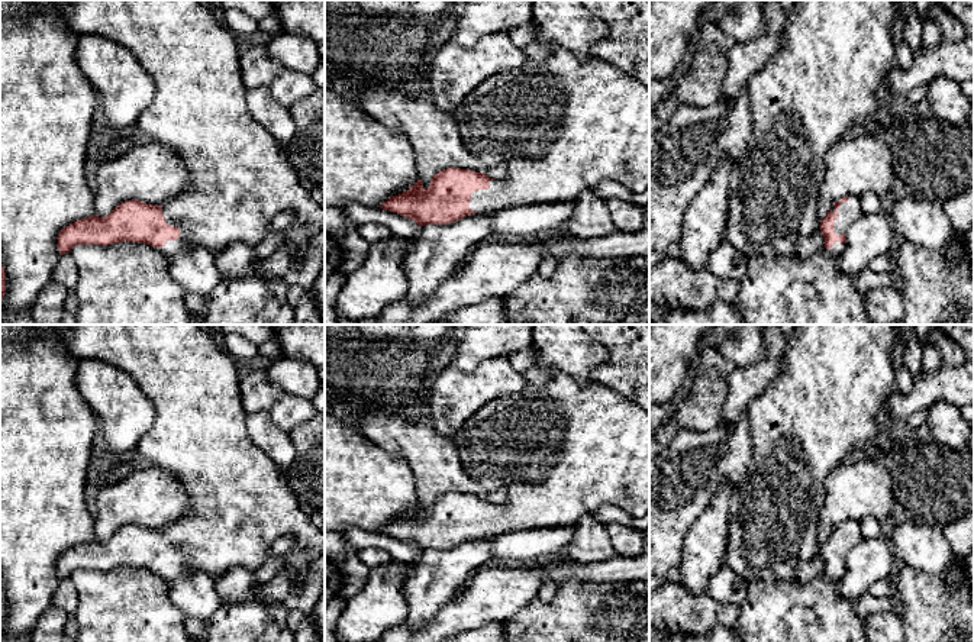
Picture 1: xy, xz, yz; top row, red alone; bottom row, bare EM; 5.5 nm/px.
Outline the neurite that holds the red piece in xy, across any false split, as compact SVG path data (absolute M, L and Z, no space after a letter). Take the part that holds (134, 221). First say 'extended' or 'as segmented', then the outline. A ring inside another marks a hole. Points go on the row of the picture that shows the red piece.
extended | M54 0L54 1L61 9L61 13L65 16L68 25L78 36L96 35L119 42L135 55L142 68L152 77L157 86L155 99L148 106L148 109L138 117L135 126L142 133L148 135L151 141L172 148L190 174L188 188L180 193L177 197L167 201L164 206L154 206L139 200L130 200L119 204L106 217L91 216L83 220L77 220L70 226L64 228L58 235L58 251L61 252L61 255L70 254L71 249L77 245L107 246L120 242L138 242L151 245L167 258L181 254L187 248L188 241L191 242L191 245L209 249L213 255L226 249L229 245L235 242L242 242L255 248L259 242L265 239L268 233L272 232L270 228L271 219L278 213L293 210L296 213L296 217L293 223L283 230L287 236L283 246L293 252L293 261L299 264L303 258L304 249L310 239L325 228L325 206L316 203L312 199L310 193L301 185L299 175L290 162L287 149L283 148L271 136L270 132L267 132L258 122L255 122L251 117L245 99L246 87L244 86L239 67L241 41L228 29L228 26L220 25L215 19L213 13L210 12L210 7L201 3L200 0Z

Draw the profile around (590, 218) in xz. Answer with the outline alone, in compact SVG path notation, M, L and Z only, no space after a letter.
M587 188L575 200L573 213L562 229L578 239L604 238L616 230L606 200Z

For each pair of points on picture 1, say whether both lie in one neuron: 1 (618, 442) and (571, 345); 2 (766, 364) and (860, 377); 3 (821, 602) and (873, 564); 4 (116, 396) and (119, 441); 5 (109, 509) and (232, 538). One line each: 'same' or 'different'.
1: different
2: different
3: different
4: same
5: different

